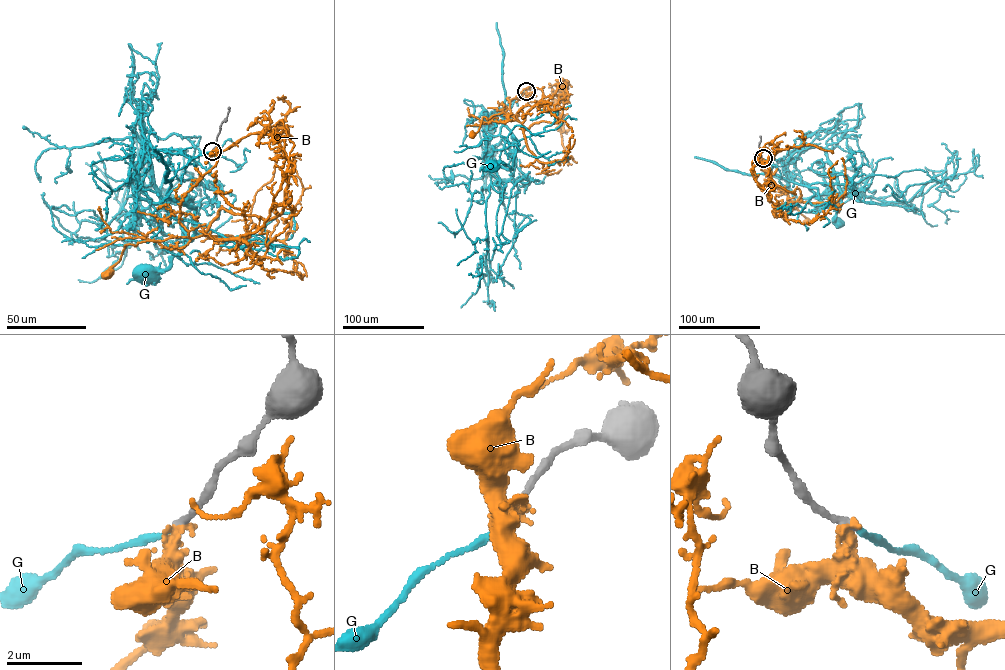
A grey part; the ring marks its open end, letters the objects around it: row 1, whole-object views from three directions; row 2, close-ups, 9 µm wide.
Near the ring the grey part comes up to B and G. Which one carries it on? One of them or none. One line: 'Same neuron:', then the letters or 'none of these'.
Same neuron: G

